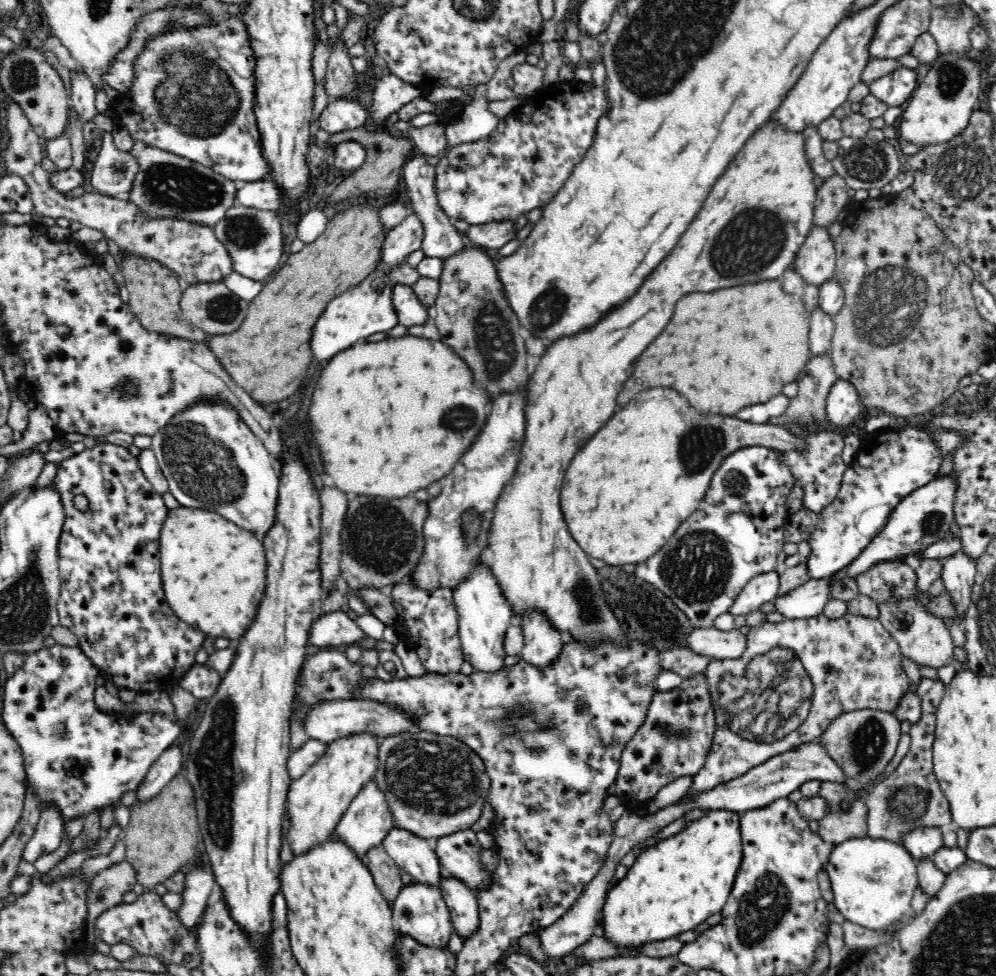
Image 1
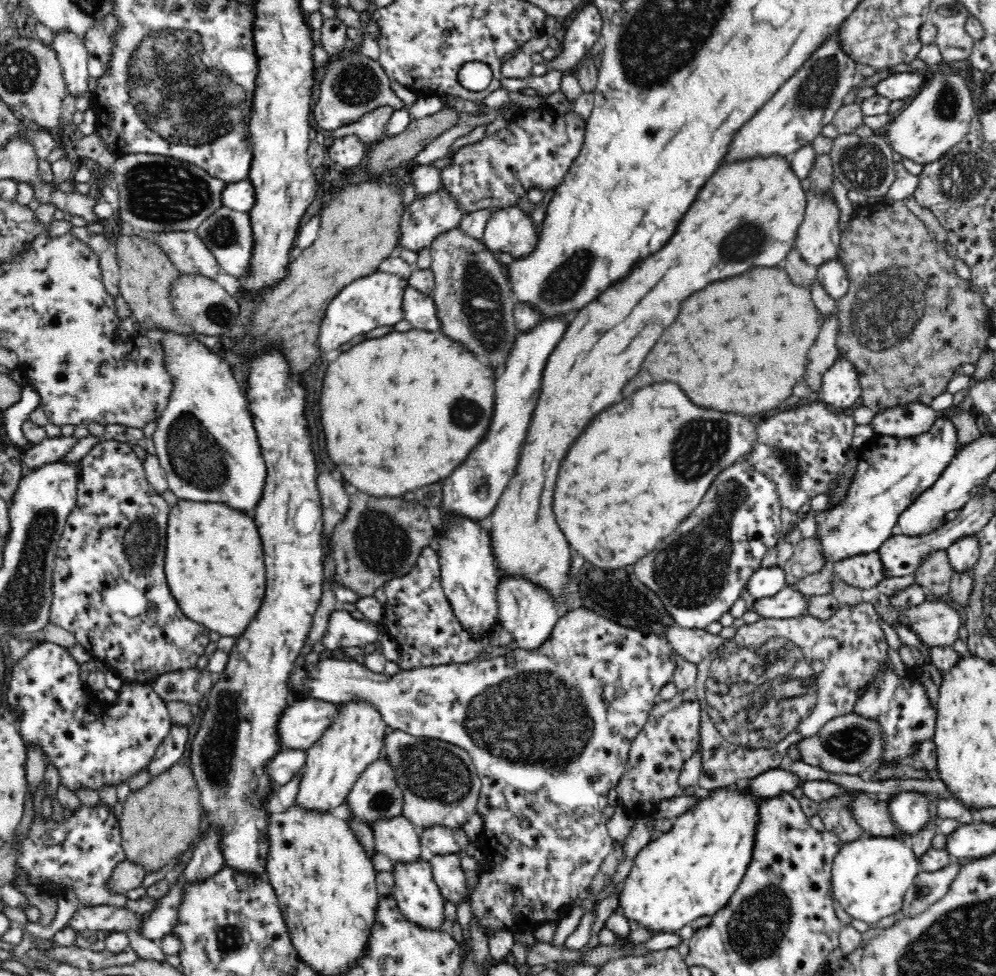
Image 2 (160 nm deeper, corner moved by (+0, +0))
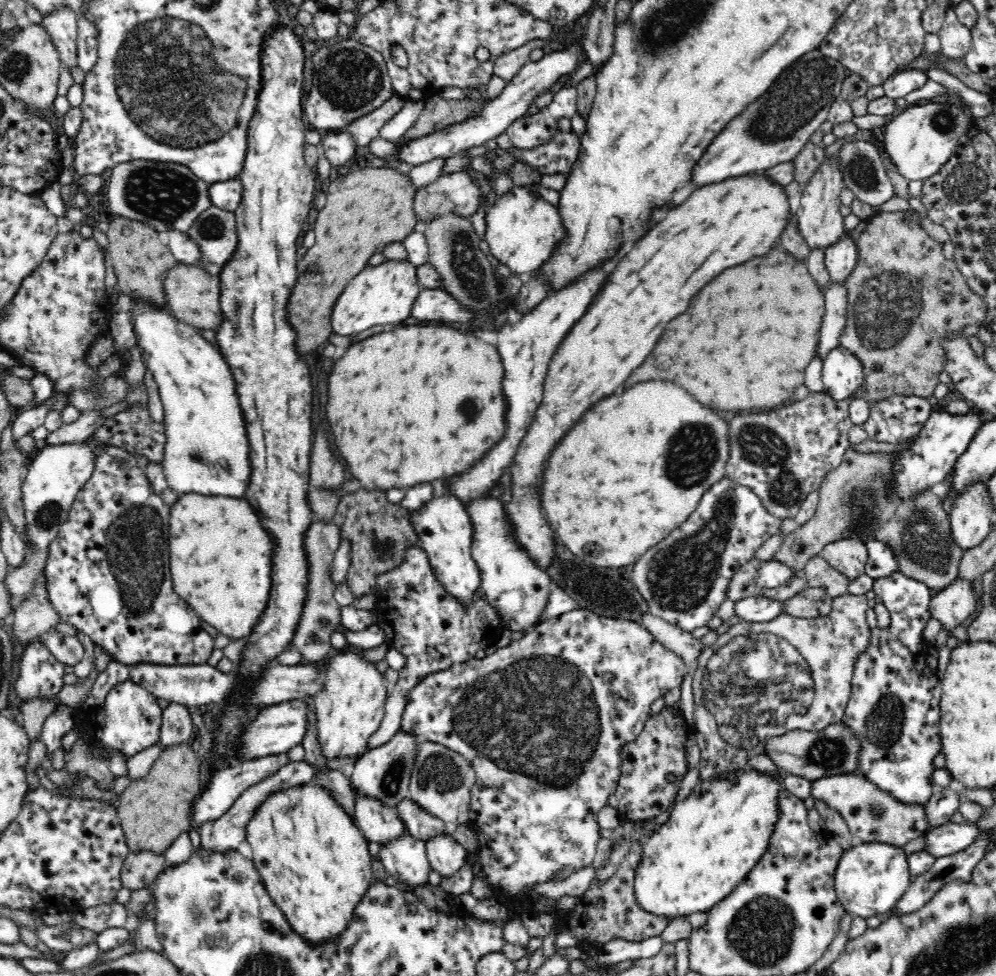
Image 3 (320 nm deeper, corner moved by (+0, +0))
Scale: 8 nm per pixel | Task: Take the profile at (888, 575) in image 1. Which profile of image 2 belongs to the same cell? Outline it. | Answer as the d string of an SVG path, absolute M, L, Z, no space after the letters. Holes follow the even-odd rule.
M862 552L842 560L834 560L832 567L844 582L858 588L872 588L883 579L880 555L876 552Z

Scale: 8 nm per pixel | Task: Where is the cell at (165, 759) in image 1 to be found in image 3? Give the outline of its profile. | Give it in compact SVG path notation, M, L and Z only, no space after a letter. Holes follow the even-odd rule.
M168 702L168 706L162 710L159 736L162 748L188 742L188 738L197 730L192 719L192 710L185 704Z

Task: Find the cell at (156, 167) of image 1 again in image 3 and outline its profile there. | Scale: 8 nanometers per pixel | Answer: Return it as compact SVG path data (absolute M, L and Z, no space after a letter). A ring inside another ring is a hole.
M132 159L118 163L112 169L108 184L110 212L130 220L145 222L158 232L187 232L196 218L213 205L209 199L209 184L182 164Z

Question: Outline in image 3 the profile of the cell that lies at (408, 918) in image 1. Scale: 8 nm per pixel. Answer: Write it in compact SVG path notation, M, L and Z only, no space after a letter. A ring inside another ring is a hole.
M402 832L398 838L380 844L378 856L385 870L397 880L415 887L428 883L431 864L426 856L425 841Z

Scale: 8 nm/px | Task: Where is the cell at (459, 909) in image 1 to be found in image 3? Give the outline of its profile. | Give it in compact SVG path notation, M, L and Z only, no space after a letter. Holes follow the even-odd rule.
M440 832L425 841L426 856L431 868L442 877L452 876L468 863L468 852L449 832Z

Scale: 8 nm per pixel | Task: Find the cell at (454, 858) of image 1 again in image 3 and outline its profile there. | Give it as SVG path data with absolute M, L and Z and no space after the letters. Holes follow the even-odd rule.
M410 797L404 798L395 809L407 832L420 840L426 841L440 832L452 831L449 824L426 812Z

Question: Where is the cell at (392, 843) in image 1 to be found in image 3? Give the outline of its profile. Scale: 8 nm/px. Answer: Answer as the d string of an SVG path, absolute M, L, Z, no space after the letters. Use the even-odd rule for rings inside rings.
M354 790L353 819L368 841L384 844L398 838L398 834L407 832L394 807L388 807L384 802L372 797L364 797Z

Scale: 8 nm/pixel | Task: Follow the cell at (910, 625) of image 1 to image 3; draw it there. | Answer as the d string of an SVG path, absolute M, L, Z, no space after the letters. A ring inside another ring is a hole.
M954 580L934 593L929 604L931 617L940 620L944 630L956 628L975 614L976 605L979 604L976 590L972 580Z

